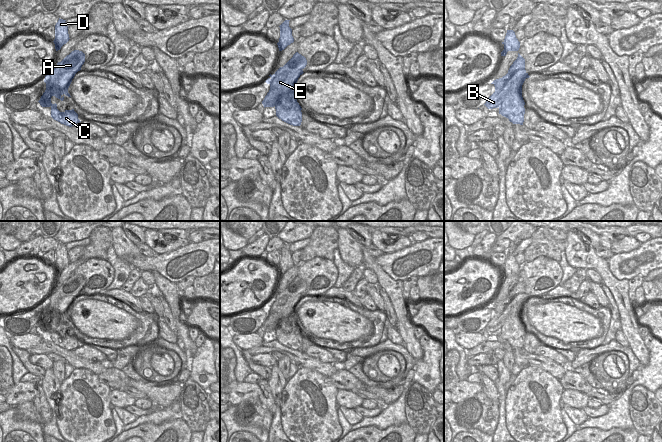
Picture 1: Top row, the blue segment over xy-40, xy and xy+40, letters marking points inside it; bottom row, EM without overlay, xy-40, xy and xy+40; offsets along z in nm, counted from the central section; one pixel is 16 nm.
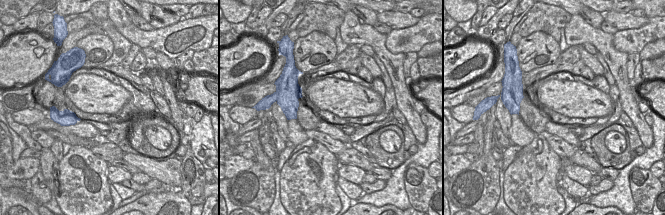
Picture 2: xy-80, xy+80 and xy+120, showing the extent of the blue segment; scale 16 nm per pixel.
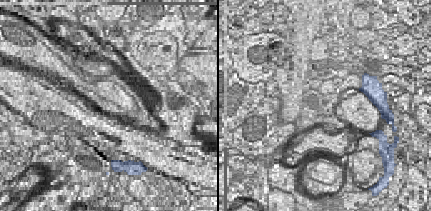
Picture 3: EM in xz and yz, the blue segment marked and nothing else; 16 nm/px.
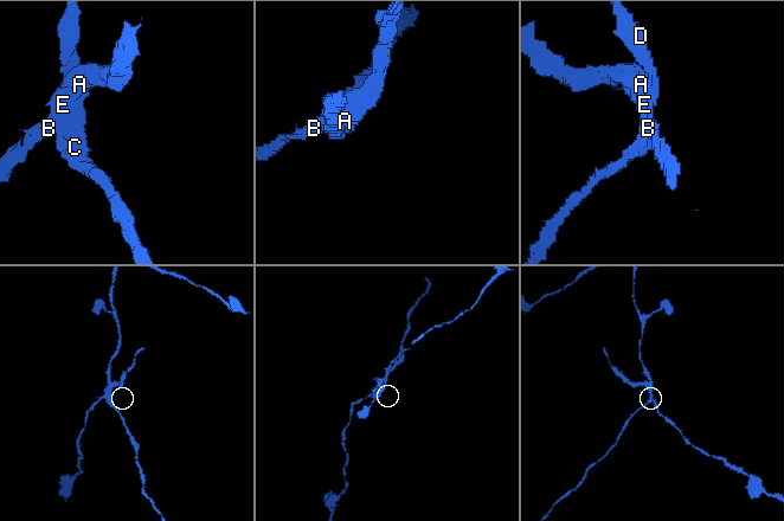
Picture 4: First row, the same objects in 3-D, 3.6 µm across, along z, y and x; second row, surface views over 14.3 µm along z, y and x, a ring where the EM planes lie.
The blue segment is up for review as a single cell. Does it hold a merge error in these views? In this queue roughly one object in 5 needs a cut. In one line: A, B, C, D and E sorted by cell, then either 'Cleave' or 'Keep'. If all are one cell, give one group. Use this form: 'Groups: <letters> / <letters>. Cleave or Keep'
Groups: A B E / C D. Cleave.

